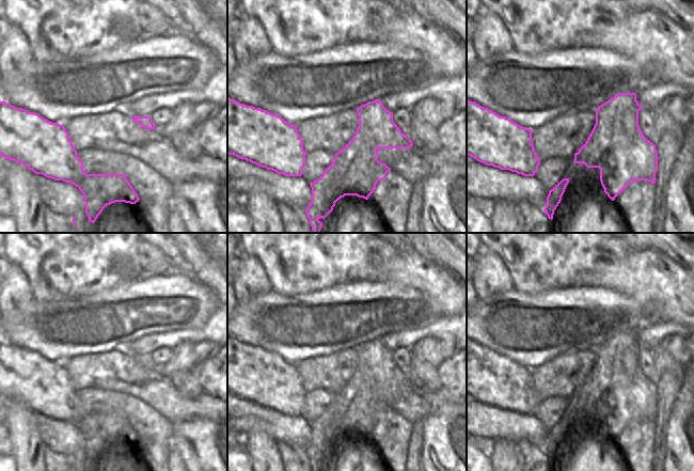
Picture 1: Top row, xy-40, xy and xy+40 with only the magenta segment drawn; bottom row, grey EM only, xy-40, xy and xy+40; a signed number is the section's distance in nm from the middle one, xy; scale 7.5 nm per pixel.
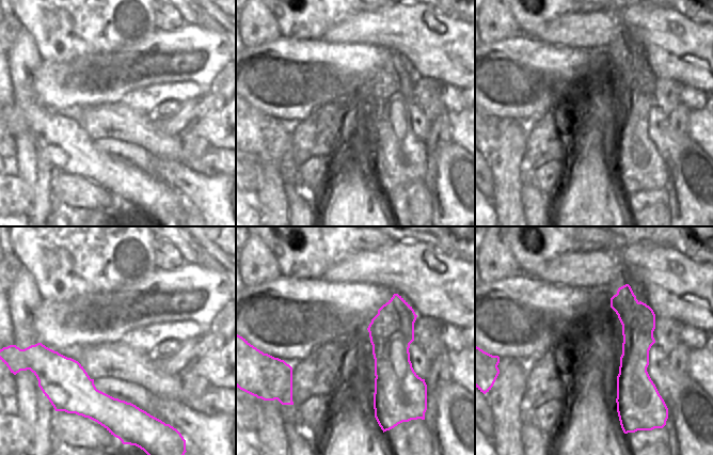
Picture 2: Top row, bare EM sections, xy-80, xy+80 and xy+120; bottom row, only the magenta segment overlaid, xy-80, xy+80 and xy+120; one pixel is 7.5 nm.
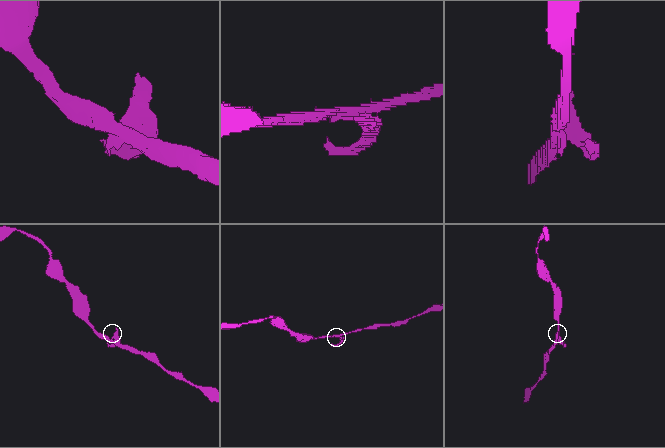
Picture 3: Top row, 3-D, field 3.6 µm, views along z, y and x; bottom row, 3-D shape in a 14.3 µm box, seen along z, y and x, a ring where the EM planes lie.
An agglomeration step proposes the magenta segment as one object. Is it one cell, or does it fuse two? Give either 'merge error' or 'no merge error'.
no merge error

